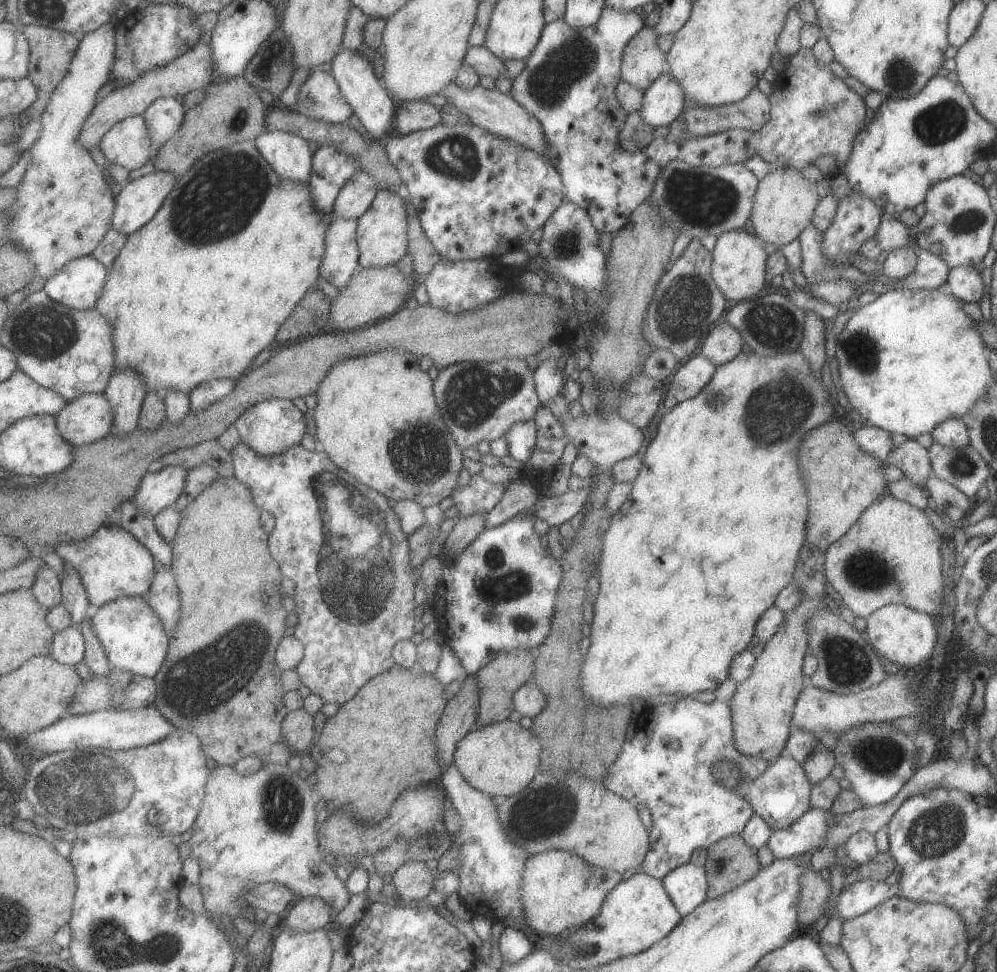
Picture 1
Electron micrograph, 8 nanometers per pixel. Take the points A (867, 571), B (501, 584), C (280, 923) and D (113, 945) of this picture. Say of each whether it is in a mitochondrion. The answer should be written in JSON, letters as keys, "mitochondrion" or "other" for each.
{"A":"mitochondrion","B":"mitochondrion","C":"other","D":"mitochondrion"}

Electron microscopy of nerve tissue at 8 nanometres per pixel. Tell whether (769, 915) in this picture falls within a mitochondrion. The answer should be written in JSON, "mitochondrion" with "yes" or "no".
{"mitochondrion":"no"}

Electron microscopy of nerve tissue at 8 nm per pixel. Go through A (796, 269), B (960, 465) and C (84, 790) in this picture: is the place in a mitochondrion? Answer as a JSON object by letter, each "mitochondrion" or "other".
{"A":"other","B":"mitochondrion","C":"mitochondrion"}

